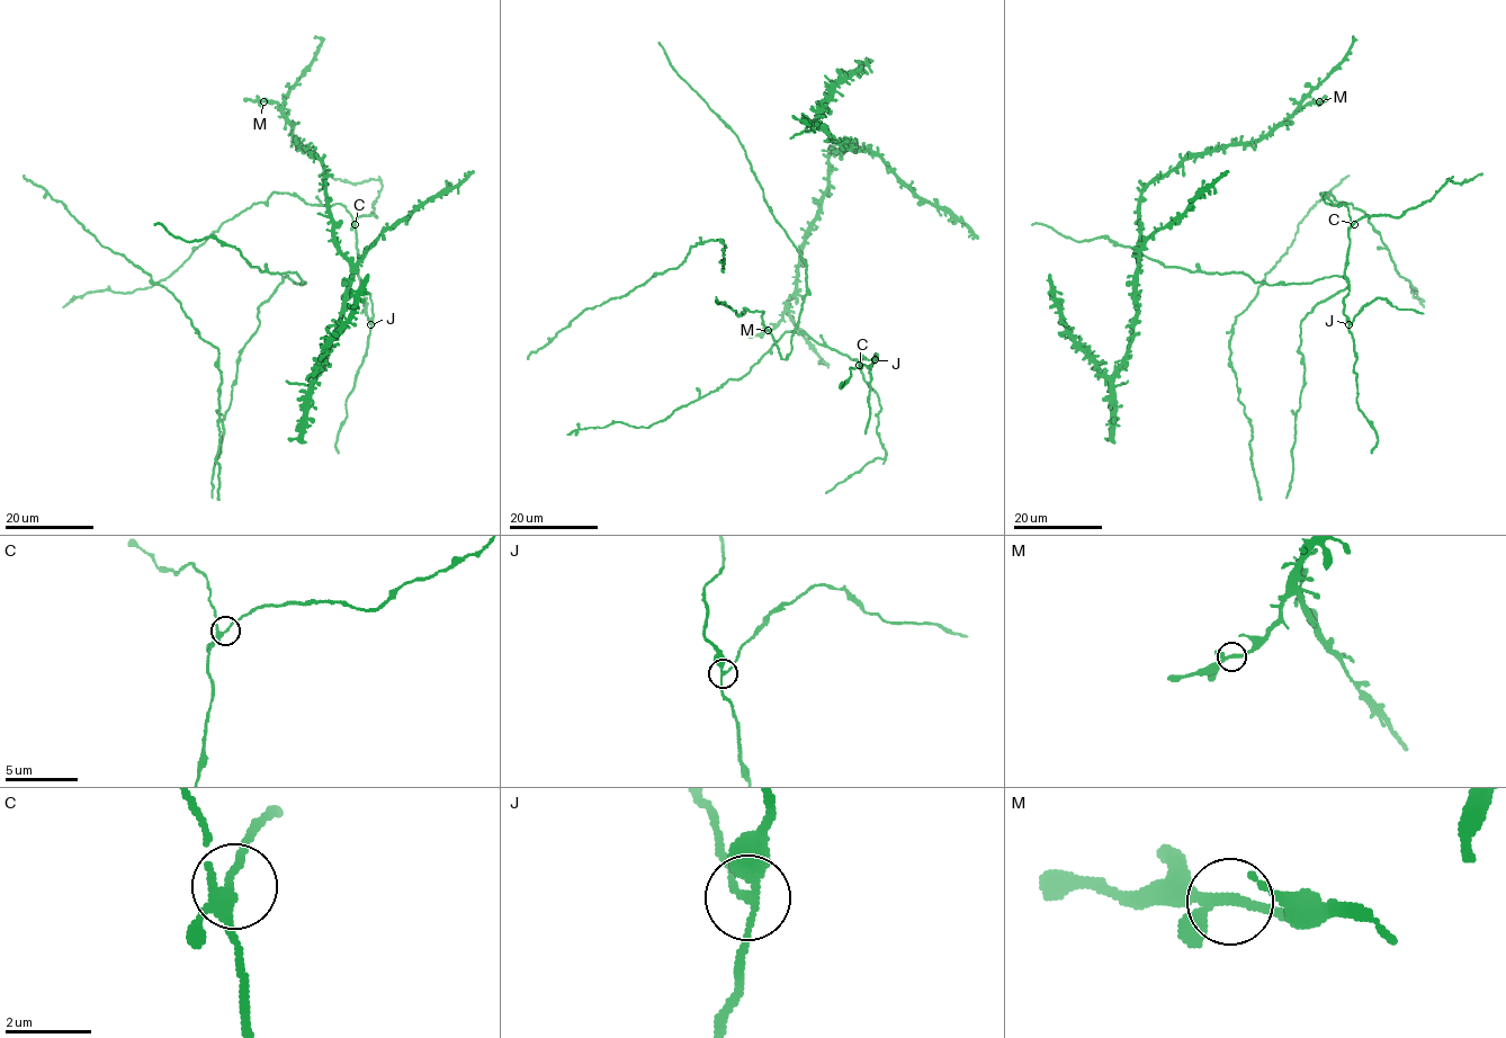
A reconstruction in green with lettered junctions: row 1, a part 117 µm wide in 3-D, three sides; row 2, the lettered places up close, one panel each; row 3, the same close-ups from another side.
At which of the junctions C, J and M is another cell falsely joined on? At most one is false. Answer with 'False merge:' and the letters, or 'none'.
False merge: J

